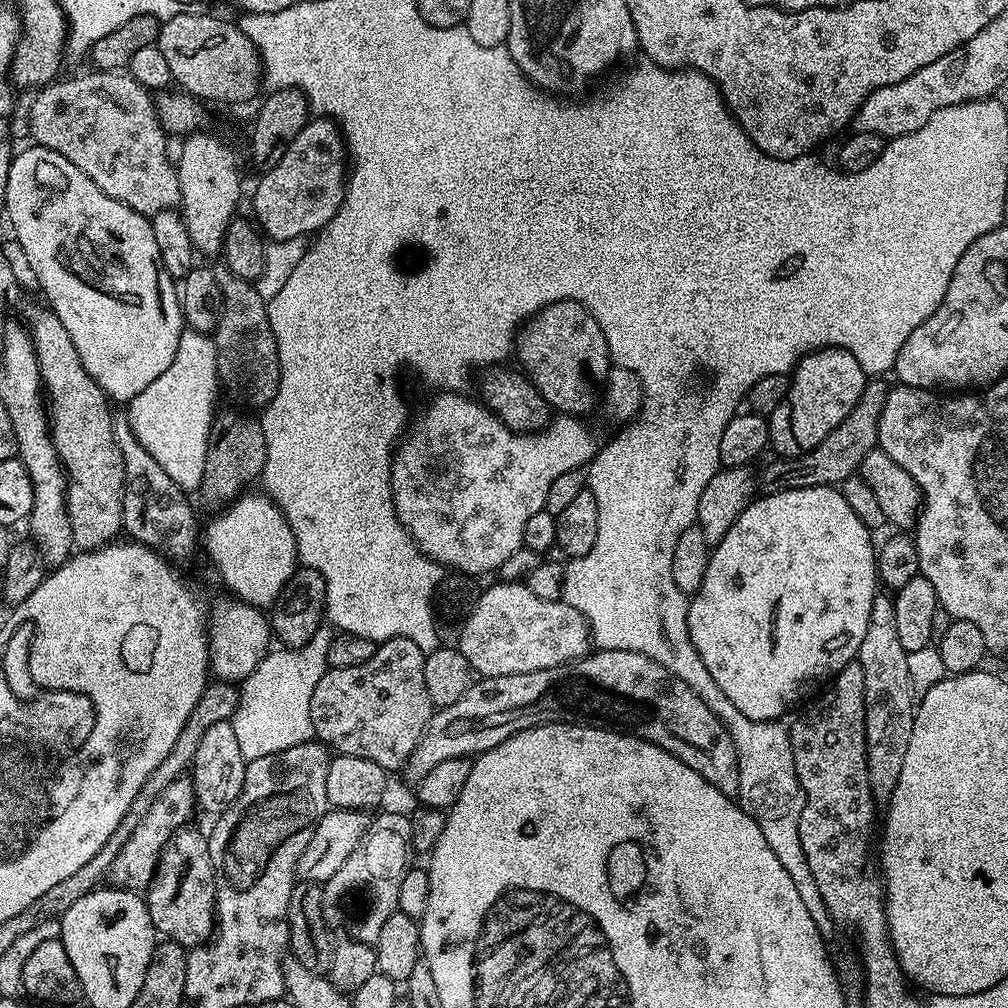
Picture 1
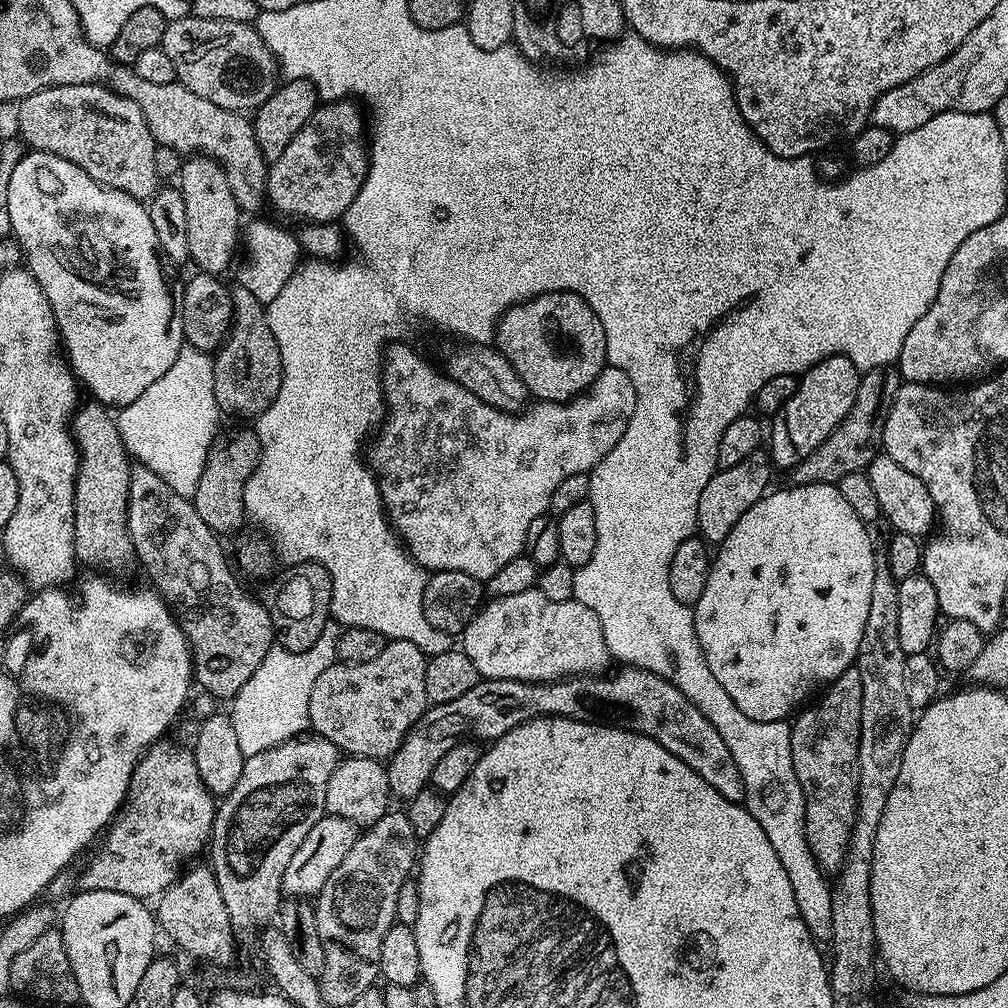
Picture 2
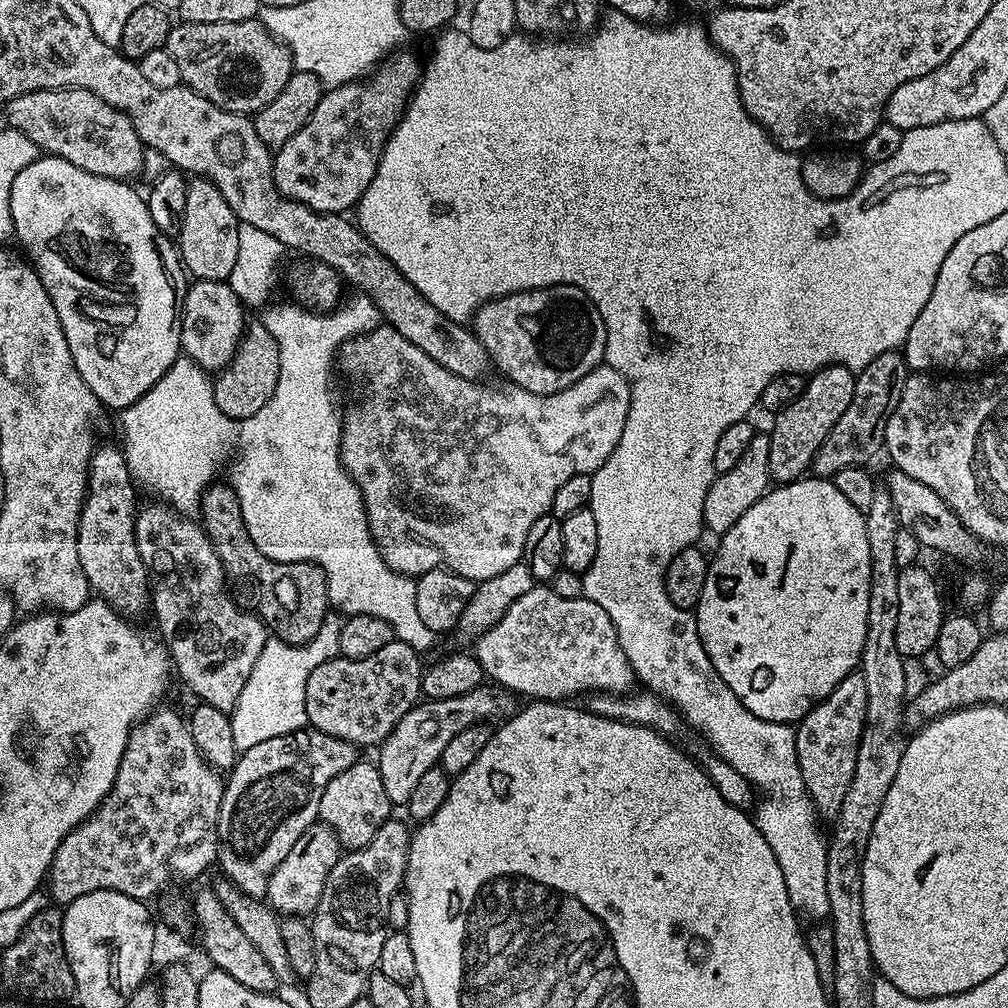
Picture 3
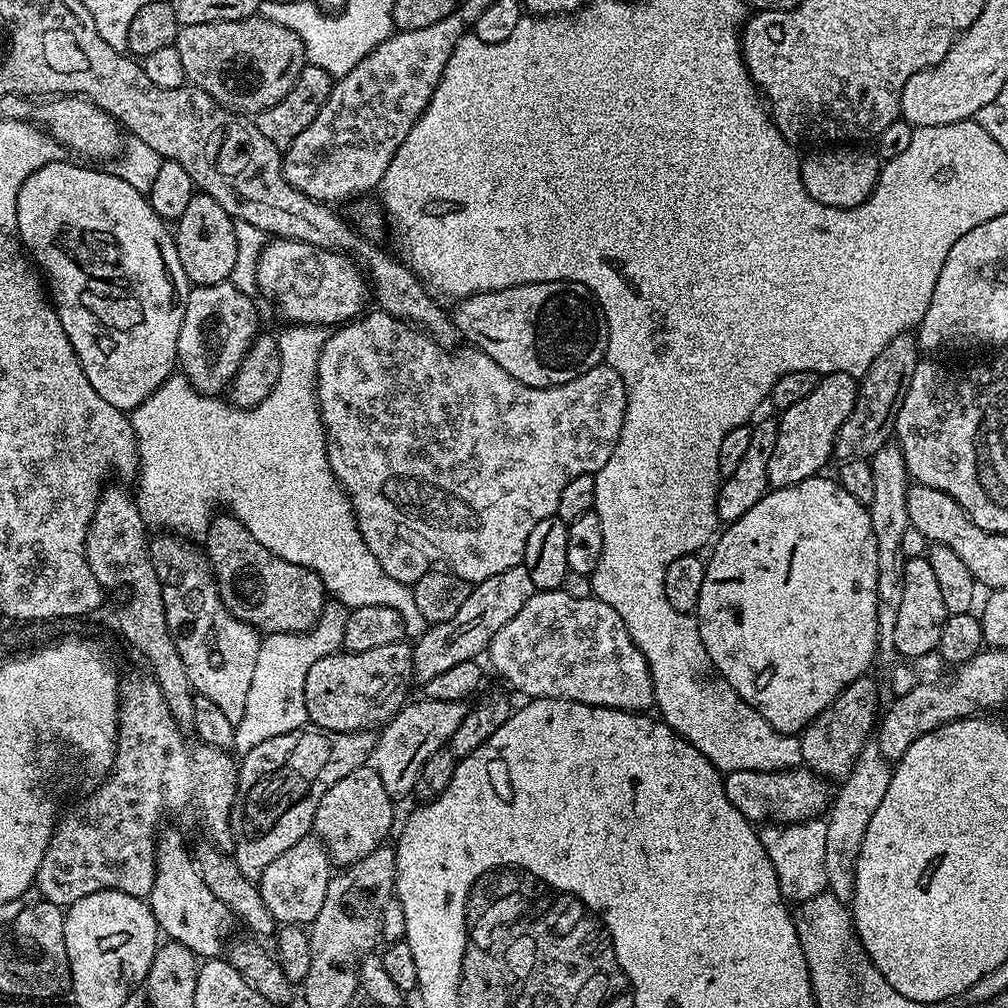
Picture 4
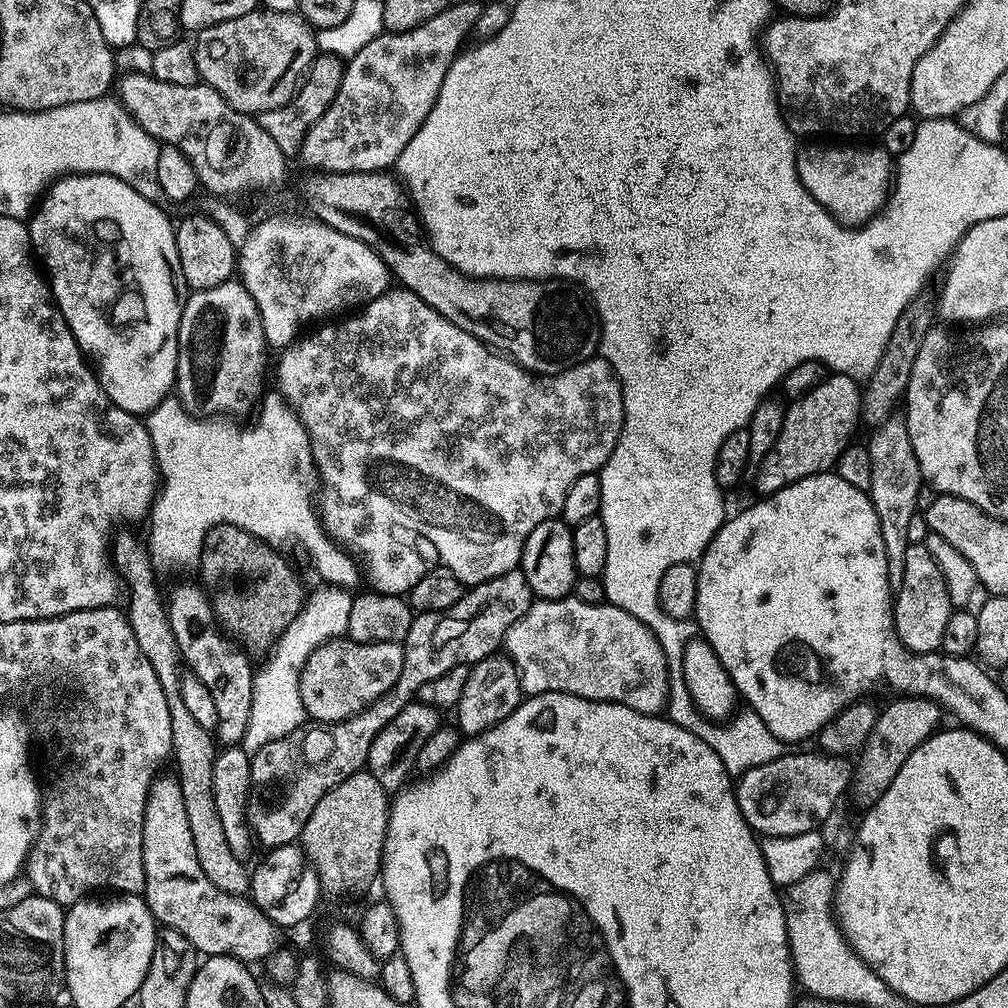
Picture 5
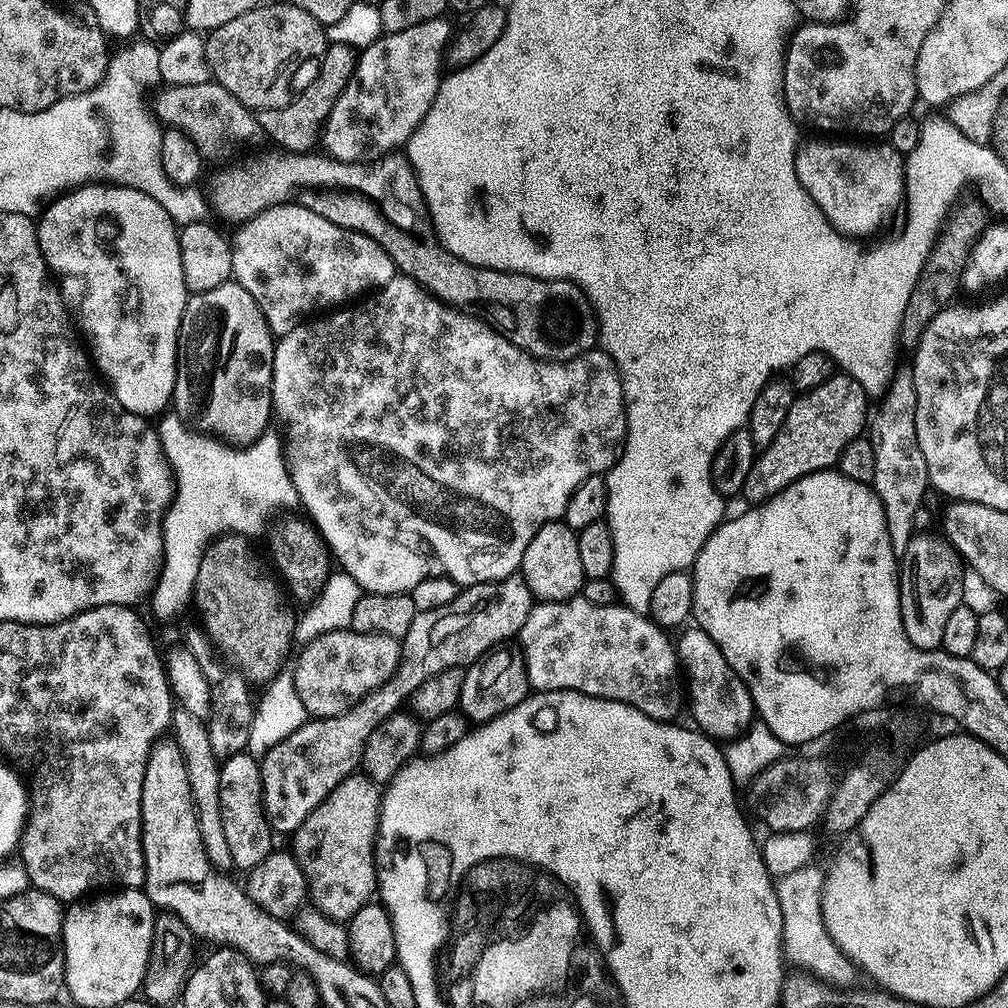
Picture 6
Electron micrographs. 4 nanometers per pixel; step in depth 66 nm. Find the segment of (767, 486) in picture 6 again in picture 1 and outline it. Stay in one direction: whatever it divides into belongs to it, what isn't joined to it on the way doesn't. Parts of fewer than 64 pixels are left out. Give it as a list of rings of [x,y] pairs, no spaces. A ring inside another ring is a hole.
[[[819,348],[802,357],[790,376],[786,398],[767,417],[770,448],[777,457],[804,457],[862,398],[866,377],[858,358],[841,348]]]

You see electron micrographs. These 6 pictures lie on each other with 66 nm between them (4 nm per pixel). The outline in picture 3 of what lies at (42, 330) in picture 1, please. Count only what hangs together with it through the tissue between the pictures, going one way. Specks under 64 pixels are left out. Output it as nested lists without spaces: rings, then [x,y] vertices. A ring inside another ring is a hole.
[[[101,443],[88,464],[88,490],[78,522],[78,562],[88,579],[88,587],[99,599],[125,618],[137,618],[150,608],[148,568],[138,554],[136,541],[137,485],[123,451]]]

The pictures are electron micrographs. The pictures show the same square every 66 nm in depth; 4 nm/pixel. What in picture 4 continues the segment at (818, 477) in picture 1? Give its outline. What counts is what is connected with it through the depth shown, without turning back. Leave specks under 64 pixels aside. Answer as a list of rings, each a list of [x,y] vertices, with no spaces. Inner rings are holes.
[[[911,331],[899,332],[890,338],[890,342],[886,342],[886,347],[878,353],[878,358],[870,362],[870,370],[859,377],[854,410],[850,410],[850,418],[842,422],[832,447],[837,461],[868,460],[883,444],[893,439],[900,403],[904,401],[910,378],[914,378],[914,370],[921,359],[920,343]]]

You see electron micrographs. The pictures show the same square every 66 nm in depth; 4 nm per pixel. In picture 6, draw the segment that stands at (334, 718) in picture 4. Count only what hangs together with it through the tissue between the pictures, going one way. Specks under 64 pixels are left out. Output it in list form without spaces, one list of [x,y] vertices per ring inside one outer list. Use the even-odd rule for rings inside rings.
[[[351,627],[332,630],[322,634],[300,648],[300,657],[296,660],[296,669],[291,669],[297,697],[302,700],[307,715],[312,718],[337,716],[347,712],[378,686],[382,686],[394,674],[400,661],[400,641],[382,634],[362,634],[353,632]]]

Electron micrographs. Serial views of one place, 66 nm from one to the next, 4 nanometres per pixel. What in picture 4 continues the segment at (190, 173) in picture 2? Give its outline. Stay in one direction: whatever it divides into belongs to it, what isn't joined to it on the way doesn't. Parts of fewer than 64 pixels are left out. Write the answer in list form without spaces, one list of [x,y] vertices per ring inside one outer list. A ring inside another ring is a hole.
[[[202,191],[192,195],[182,218],[174,224],[178,262],[182,262],[189,285],[201,288],[229,283],[238,253],[234,226],[235,220],[226,214],[226,210],[222,210],[222,206],[218,206],[218,202],[214,202],[214,198]]]

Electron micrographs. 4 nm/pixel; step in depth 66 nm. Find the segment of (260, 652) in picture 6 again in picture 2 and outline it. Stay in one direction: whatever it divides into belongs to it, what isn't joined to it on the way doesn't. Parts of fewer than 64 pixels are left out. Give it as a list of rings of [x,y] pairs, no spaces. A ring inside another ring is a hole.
[[[255,427],[228,428],[225,432],[212,436],[212,445],[208,451],[206,462],[202,466],[202,474],[198,478],[198,486],[190,497],[194,510],[217,534],[232,532],[243,520],[244,491],[250,474],[254,472],[260,461],[260,440],[256,437]],[[311,562],[290,564],[283,570],[285,572],[277,571],[267,581],[269,584],[266,603],[272,619],[274,636],[281,648],[308,650],[318,641],[332,607],[332,579],[326,566]]]

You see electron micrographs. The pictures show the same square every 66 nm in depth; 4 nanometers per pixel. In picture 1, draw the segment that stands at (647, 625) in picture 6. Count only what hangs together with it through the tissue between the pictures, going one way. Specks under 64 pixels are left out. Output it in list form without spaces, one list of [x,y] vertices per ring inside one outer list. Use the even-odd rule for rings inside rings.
[[[495,582],[488,589],[481,591],[475,604],[463,617],[464,625],[460,628],[460,653],[472,667],[473,673],[481,677],[501,676],[502,674],[530,674],[530,670],[546,670],[559,664],[568,664],[581,656],[589,655],[590,633],[588,621],[578,610],[565,604],[563,599],[546,602],[546,598],[538,598],[530,594],[527,583]]]

